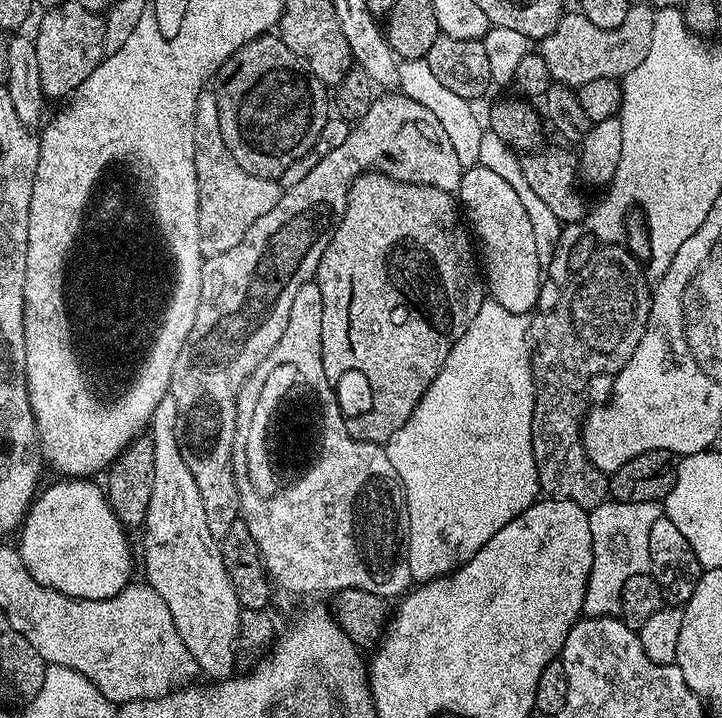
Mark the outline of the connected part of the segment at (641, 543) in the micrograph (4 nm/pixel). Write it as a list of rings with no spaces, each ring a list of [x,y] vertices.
[[[607,500],[589,511],[591,548],[594,562],[583,599],[584,616],[606,617],[619,615],[621,592],[627,579],[650,570],[650,529],[664,514],[659,501],[622,503]]]

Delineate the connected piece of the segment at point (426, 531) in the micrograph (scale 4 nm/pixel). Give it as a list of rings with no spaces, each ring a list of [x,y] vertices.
[[[486,298],[482,302],[478,314],[474,314],[466,334],[462,334],[462,338],[458,338],[454,350],[450,350],[442,370],[438,370],[438,378],[434,378],[434,382],[430,382],[430,386],[424,397],[418,402],[414,414],[410,414],[406,423],[386,442],[390,466],[394,466],[394,470],[398,474],[400,484],[404,488],[404,497],[408,503],[408,565],[413,581],[437,580],[439,576],[455,572],[471,556],[478,554],[478,550],[482,550],[482,546],[486,546],[486,542],[490,542],[490,538],[494,538],[494,534],[498,534],[498,530],[502,530],[502,526],[506,526],[506,522],[510,522],[515,516],[522,514],[522,510],[526,510],[531,504],[536,503],[541,495],[541,490],[538,470],[532,453],[532,419],[534,418],[535,401],[536,384],[532,380],[532,358],[528,347],[528,320],[521,313],[506,310],[502,306],[498,306],[496,300]]]

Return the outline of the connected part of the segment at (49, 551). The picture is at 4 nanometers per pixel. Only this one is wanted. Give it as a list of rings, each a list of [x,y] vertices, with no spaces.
[[[60,478],[57,484],[41,491],[33,499],[28,515],[19,529],[18,551],[24,559],[24,567],[35,576],[39,584],[64,592],[67,596],[77,596],[80,600],[105,600],[117,594],[130,583],[132,572],[132,552],[128,549],[126,529],[118,522],[108,505],[105,493],[88,478]]]

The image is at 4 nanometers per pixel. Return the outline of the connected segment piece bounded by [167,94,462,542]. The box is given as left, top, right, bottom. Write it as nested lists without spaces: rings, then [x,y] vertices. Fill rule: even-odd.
[[[403,94],[380,95],[373,99],[370,110],[366,110],[363,118],[349,127],[346,142],[323,156],[318,166],[314,166],[314,170],[310,170],[310,174],[306,174],[298,186],[283,189],[274,207],[267,214],[262,214],[262,218],[258,218],[258,222],[254,222],[246,234],[242,234],[242,242],[238,242],[238,246],[226,250],[226,254],[207,257],[200,265],[196,313],[192,316],[192,325],[184,336],[180,353],[172,360],[167,391],[174,406],[178,406],[180,453],[186,466],[190,466],[194,486],[198,486],[198,495],[202,498],[202,510],[206,512],[206,526],[210,526],[210,534],[217,542],[226,538],[230,525],[240,516],[238,486],[232,473],[232,443],[239,388],[278,345],[290,316],[294,296],[304,283],[315,277],[318,262],[322,262],[322,254],[330,242],[332,231],[346,210],[348,189],[352,183],[357,176],[373,171],[404,184],[429,184],[450,193],[459,189],[461,164],[442,126],[436,122],[430,110]]]

